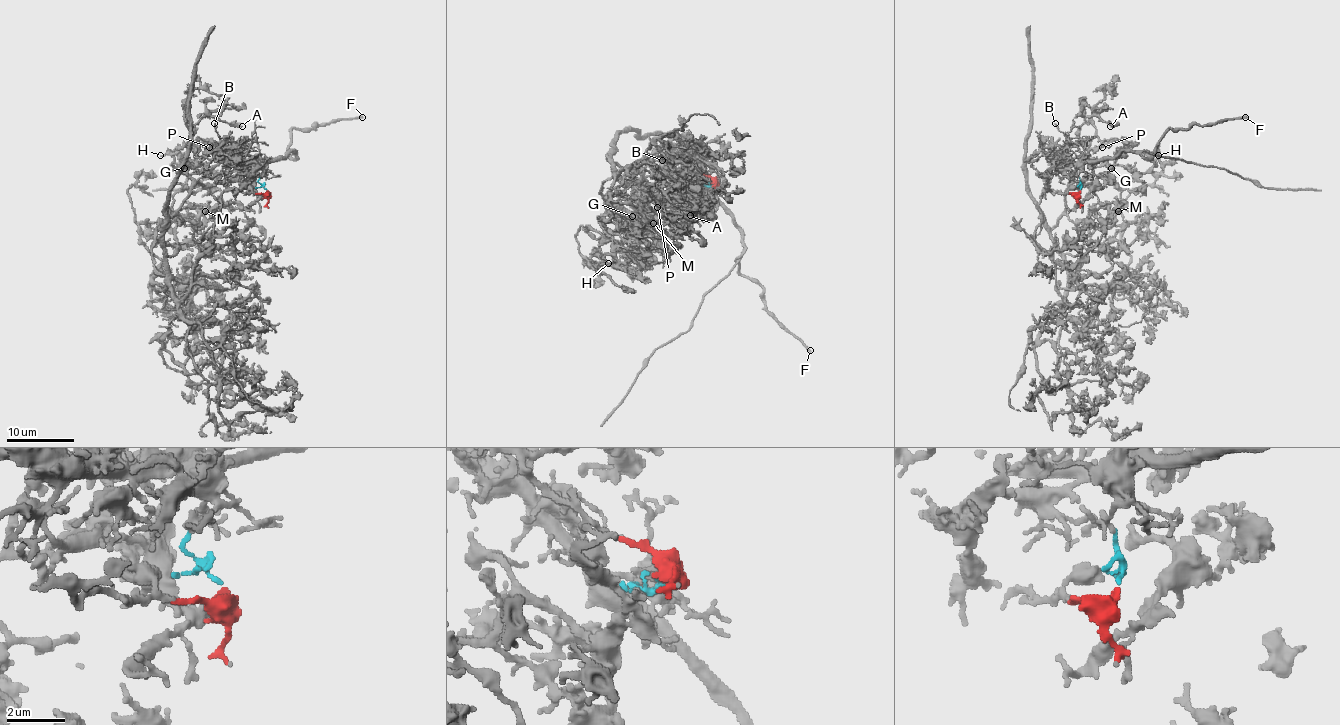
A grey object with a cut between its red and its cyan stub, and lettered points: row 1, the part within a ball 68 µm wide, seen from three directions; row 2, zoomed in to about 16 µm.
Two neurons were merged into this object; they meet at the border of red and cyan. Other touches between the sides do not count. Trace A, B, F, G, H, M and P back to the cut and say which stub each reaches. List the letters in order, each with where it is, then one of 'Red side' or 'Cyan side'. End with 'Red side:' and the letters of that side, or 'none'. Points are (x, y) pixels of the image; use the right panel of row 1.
A: Place: (1110, 126). Red side
B: Place: (1055, 123). Cyan side
F: Place: (1245, 117). Cyan side
G: Place: (1111, 168). Red side
H: Place: (1158, 155). Red side
M: Place: (1118, 211). Red side
P: Place: (1102, 147). Red side
Red side: A, G, H, M, P

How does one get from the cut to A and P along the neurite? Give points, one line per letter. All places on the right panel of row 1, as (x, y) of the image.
A: (1080, 191), (1046, 191), (1038, 209), (1061, 300), (1051, 228), (1087, 152), (1078, 130), (1092, 115), (1110, 125)
P: (1080, 191), (1046, 191), (1038, 209), (1061, 300), (1051, 228), (1092, 141), (1118, 141), (1102, 147)

